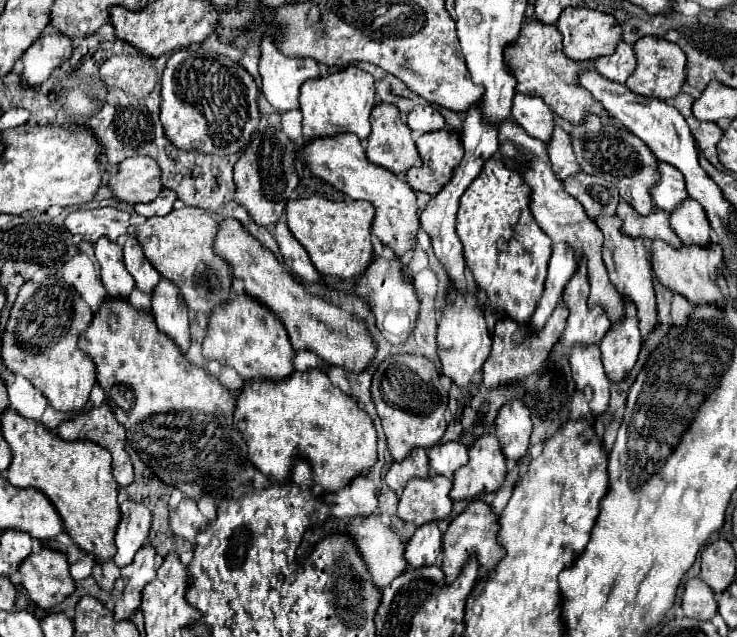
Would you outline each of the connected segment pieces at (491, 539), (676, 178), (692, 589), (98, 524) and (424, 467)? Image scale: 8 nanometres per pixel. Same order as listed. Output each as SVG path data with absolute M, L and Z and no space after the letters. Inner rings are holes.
M472 500L468 504L468 508L450 522L450 526L448 526L446 534L444 534L442 570L446 574L446 582L450 584L458 576L460 568L466 564L466 560L470 558L470 554L478 556L480 572L488 574L498 564L498 560L504 556L504 548L498 544L496 534L498 534L498 514L484 500Z
M658 162L658 174L660 174L658 184L650 188L654 196L654 204L666 212L672 212L682 200L688 198L682 174L666 162Z
M692 578L684 584L682 610L688 618L712 620L716 614L716 596L700 578Z
M6 410L2 416L2 434L12 448L12 462L8 466L10 484L44 492L62 516L72 542L92 554L96 564L110 562L114 558L114 532L120 520L116 502L118 484L112 476L110 452L90 440L66 442L46 430L42 422L22 418L12 410Z
M392 354L374 370L372 400L382 420L388 450L394 460L402 460L390 466L384 480L388 488L392 488L394 492L402 492L410 478L428 478L428 456L424 448L432 448L444 436L444 412L448 408L448 392L440 384L440 376L434 362L414 354ZM412 448L414 452L410 452Z

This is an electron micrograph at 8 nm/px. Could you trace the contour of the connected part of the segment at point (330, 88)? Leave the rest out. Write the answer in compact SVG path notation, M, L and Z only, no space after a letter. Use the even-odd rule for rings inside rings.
M348 66L338 74L328 74L318 80L308 80L300 88L300 112L302 112L302 134L304 140L336 136L344 132L356 134L360 140L370 134L370 110L374 108L374 78L358 70L356 66Z

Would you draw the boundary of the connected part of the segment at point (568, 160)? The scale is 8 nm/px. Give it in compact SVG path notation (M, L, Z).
M558 124L554 126L554 136L550 136L548 156L552 162L552 170L556 172L556 176L560 174L560 180L566 180L568 176L580 172L580 166L578 166L574 152L572 152L570 136Z

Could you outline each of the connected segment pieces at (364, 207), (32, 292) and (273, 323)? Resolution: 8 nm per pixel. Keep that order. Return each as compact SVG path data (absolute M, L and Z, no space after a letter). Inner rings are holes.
M320 196L292 200L286 204L286 222L298 242L302 242L314 268L322 276L354 278L360 276L372 260L372 220L374 208L364 200L334 202Z
M32 280L24 282L12 306L6 330L2 334L2 360L6 368L12 374L20 374L28 378L48 398L52 408L60 412L82 410L88 402L92 386L96 384L96 368L94 368L94 362L78 350L76 342L78 342L78 336L88 328L92 318L94 314L90 306L64 280L56 280L52 284L36 284Z
M232 294L226 306L220 306L210 314L202 354L206 360L216 360L222 366L234 368L244 382L278 382L294 372L294 348L286 336L286 328L266 306L248 294Z

